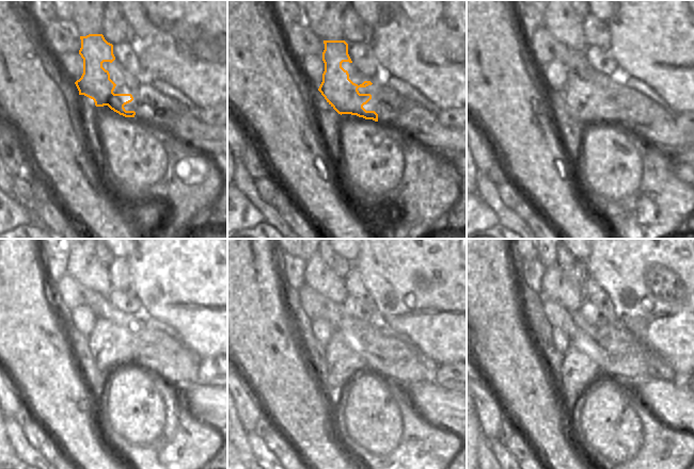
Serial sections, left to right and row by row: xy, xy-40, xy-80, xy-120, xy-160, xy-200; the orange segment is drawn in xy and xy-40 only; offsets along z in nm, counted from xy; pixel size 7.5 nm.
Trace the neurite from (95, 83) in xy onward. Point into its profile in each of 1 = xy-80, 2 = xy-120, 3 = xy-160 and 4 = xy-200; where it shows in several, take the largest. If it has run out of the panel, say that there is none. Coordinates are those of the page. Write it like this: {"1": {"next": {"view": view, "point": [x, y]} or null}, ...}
{"1": {"next": {"view": "xy-80", "point": [581, 95]}}, "2": {"next": {"view": "xy-120", "point": [110, 345]}}, "3": {"next": {"view": "xy-160", "point": [342, 361]}}, "4": {"next": {"view": "xy-200", "point": [579, 370]}}}

